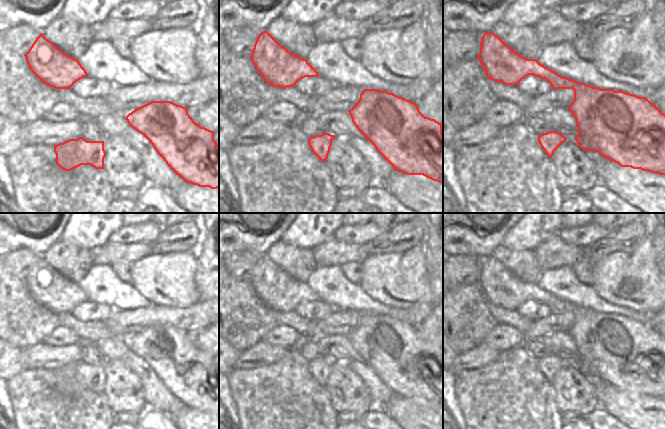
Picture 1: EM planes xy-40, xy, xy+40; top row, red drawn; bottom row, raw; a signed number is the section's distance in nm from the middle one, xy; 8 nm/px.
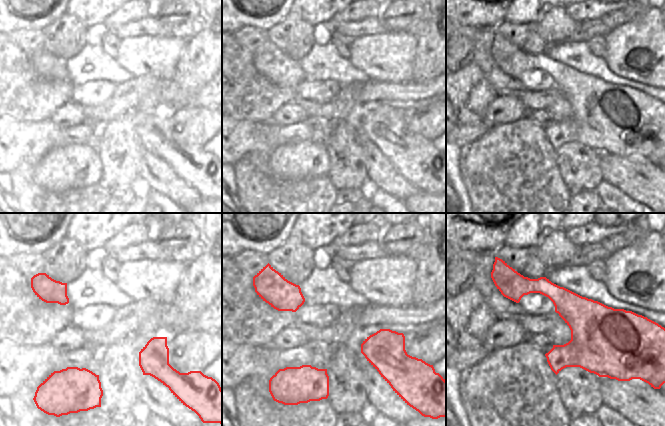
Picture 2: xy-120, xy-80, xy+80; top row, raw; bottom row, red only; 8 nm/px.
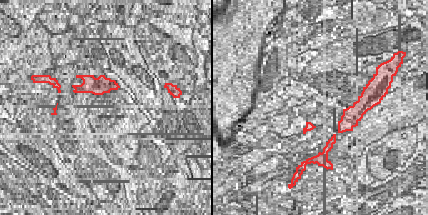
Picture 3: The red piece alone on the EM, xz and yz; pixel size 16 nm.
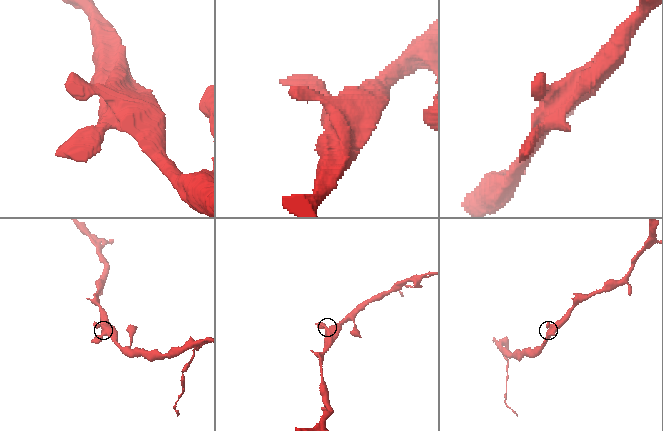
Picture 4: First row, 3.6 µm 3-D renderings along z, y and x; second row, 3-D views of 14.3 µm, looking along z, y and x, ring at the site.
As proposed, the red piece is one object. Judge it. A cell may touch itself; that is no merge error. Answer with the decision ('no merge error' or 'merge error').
no merge error

